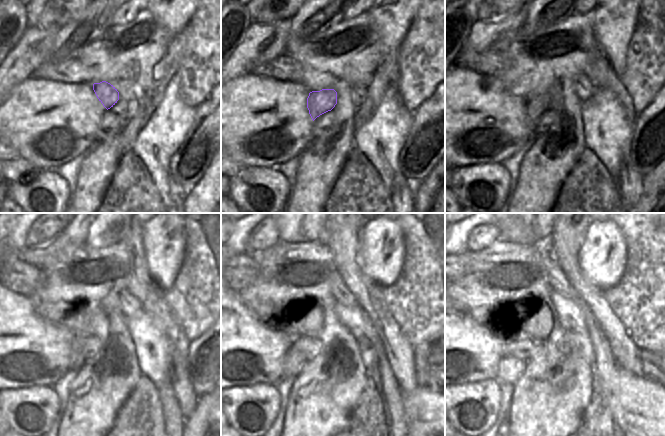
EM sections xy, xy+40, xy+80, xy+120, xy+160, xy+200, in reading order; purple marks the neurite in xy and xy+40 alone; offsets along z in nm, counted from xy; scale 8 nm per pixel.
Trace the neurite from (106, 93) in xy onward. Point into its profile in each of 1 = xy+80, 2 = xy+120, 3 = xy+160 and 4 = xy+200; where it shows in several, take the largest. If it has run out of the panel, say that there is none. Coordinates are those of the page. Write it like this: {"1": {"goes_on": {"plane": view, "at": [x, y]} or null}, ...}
{"1": {"goes_on": {"plane": "xy+80", "at": [536, 105]}}, "2": {"goes_on": {"plane": "xy+120", "at": [77, 359]}}, "3": {"goes_on": {"plane": "xy+160", "at": [294, 361]}}, "4": {"goes_on": {"plane": "xy+200", "at": [509, 369]}}}

